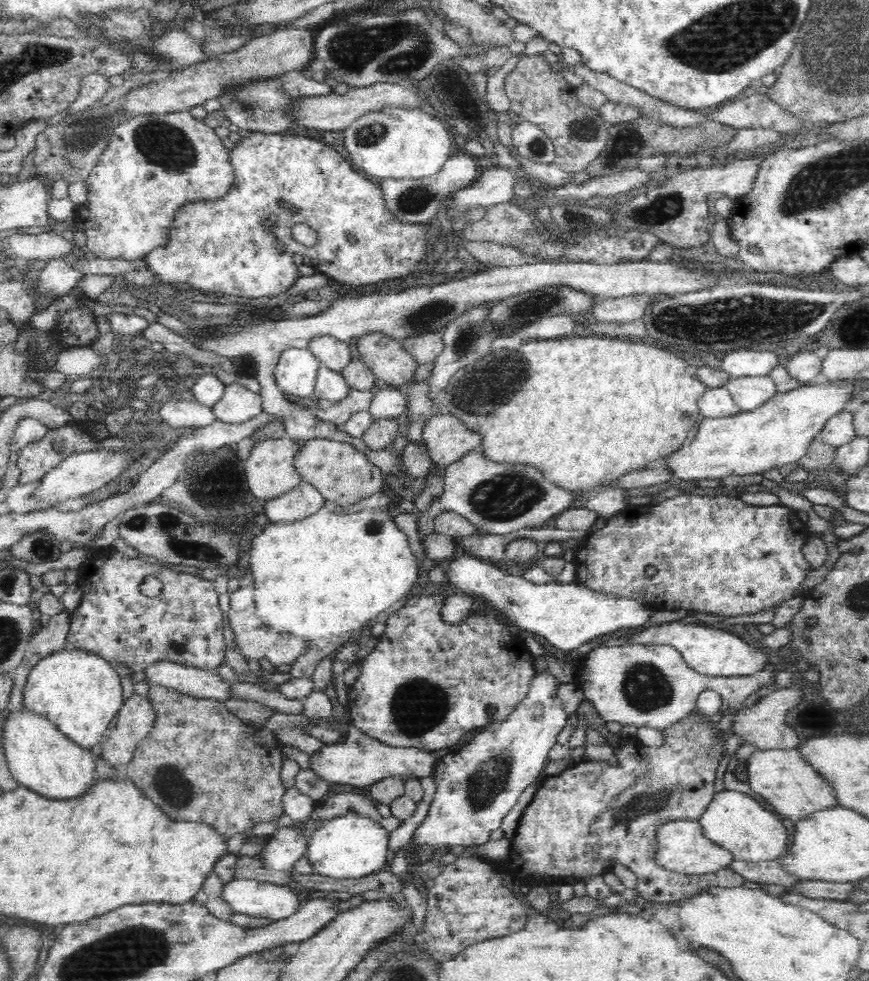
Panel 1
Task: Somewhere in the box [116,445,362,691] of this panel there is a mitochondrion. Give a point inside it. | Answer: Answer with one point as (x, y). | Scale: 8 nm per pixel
(181, 543)

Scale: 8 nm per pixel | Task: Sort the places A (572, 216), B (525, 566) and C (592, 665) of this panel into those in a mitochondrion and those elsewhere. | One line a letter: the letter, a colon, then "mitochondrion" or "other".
A: mitochondrion
B: other
C: other

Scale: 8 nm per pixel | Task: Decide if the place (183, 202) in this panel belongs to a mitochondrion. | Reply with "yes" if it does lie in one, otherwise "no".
no

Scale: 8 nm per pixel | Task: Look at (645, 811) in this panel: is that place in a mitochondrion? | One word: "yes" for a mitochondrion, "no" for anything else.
yes

